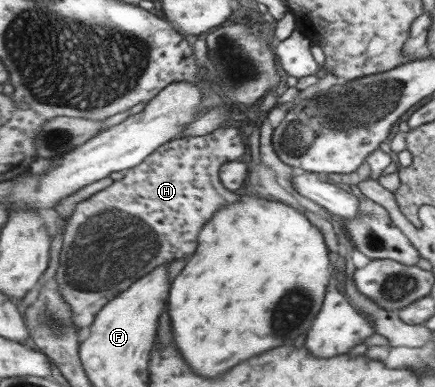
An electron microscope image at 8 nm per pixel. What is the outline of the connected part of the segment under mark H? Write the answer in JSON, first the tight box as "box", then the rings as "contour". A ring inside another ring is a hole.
{"box":[56,127,246,329],"contour":[[[219,127],[202,136],[180,136],[160,147],[139,167],[129,169],[122,179],[78,204],[65,228],[56,282],[65,298],[64,302],[70,304],[73,310],[74,324],[79,329],[91,327],[105,304],[155,268],[196,252],[202,228],[214,218],[218,210],[238,202],[242,197],[241,193],[223,185],[220,168],[242,158],[244,154],[246,144],[238,128]]]}

